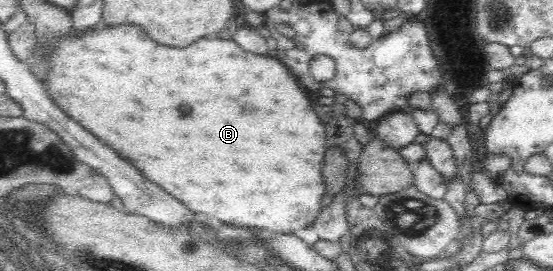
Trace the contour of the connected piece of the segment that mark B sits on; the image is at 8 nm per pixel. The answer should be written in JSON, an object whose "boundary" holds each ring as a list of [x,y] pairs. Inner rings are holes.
{"boundary":[[[98,23],[89,30],[72,32],[69,30],[59,40],[51,40],[45,44],[35,42],[31,48],[31,57],[45,57],[45,90],[49,98],[67,115],[77,121],[82,128],[93,134],[105,145],[111,146],[123,160],[131,162],[137,171],[145,179],[153,181],[169,195],[179,199],[187,209],[197,216],[207,220],[226,223],[235,227],[258,228],[266,232],[294,233],[297,228],[305,224],[312,224],[317,214],[322,210],[319,205],[323,198],[323,179],[321,179],[321,166],[323,166],[323,154],[325,148],[325,130],[323,123],[313,111],[311,101],[303,94],[301,85],[289,72],[289,69],[277,59],[275,55],[260,55],[250,53],[239,48],[239,45],[231,38],[229,40],[205,37],[203,40],[195,40],[187,48],[167,48],[161,44],[155,44],[140,26],[135,24],[117,24],[107,26]]]}

